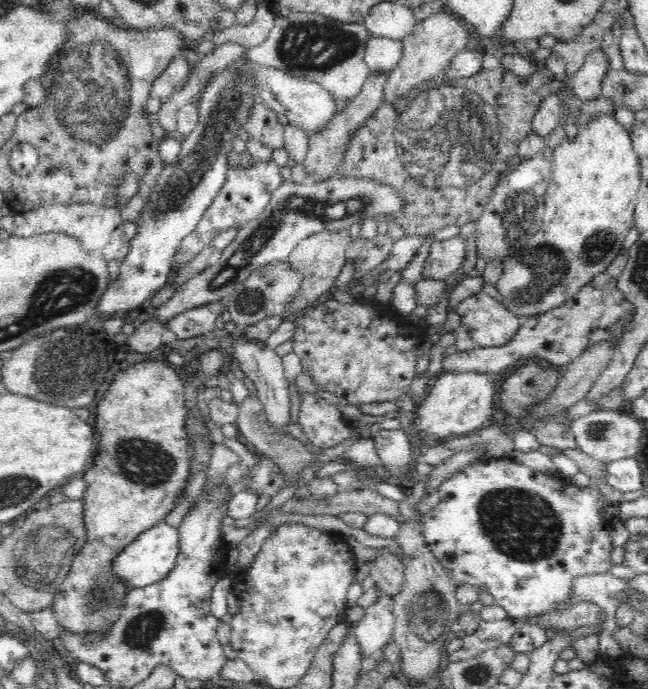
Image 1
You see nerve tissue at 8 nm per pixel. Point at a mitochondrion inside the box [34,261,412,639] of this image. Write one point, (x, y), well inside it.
(84, 598)

